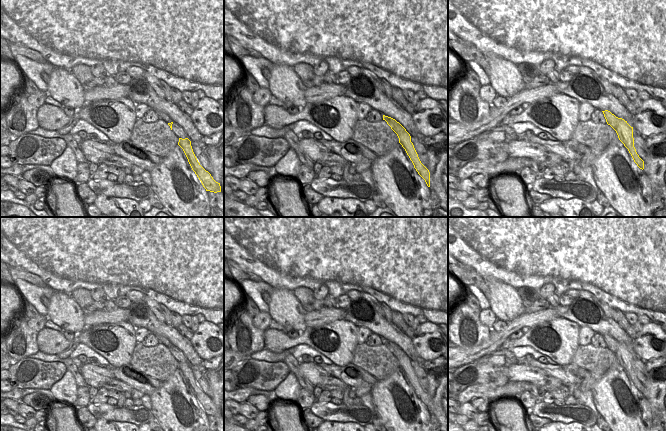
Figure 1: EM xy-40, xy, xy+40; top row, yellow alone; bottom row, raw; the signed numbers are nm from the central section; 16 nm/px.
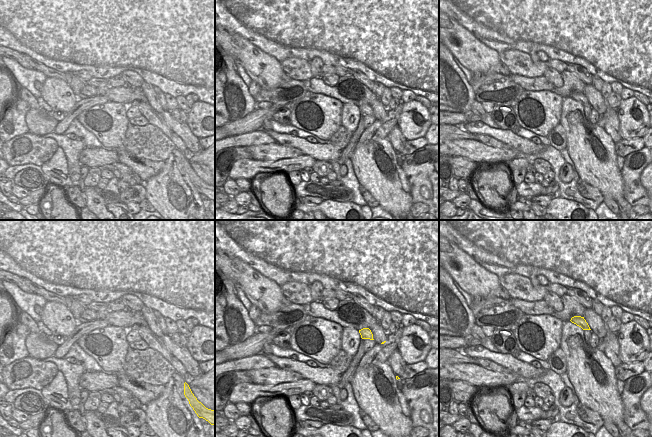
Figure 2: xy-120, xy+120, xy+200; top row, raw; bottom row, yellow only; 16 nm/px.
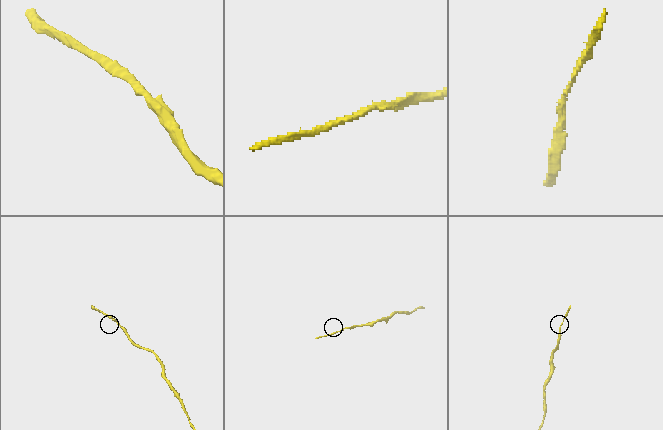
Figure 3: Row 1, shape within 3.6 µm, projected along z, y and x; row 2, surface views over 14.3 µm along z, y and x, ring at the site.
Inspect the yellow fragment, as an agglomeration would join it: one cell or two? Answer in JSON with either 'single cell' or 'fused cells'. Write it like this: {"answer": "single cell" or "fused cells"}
{"answer": "fused cells"}

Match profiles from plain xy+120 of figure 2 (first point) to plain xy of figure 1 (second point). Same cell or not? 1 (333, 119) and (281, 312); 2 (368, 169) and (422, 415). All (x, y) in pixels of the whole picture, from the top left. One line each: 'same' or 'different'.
1: different
2: same

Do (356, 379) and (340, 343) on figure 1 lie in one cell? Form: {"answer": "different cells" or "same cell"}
{"answer": "different cells"}

